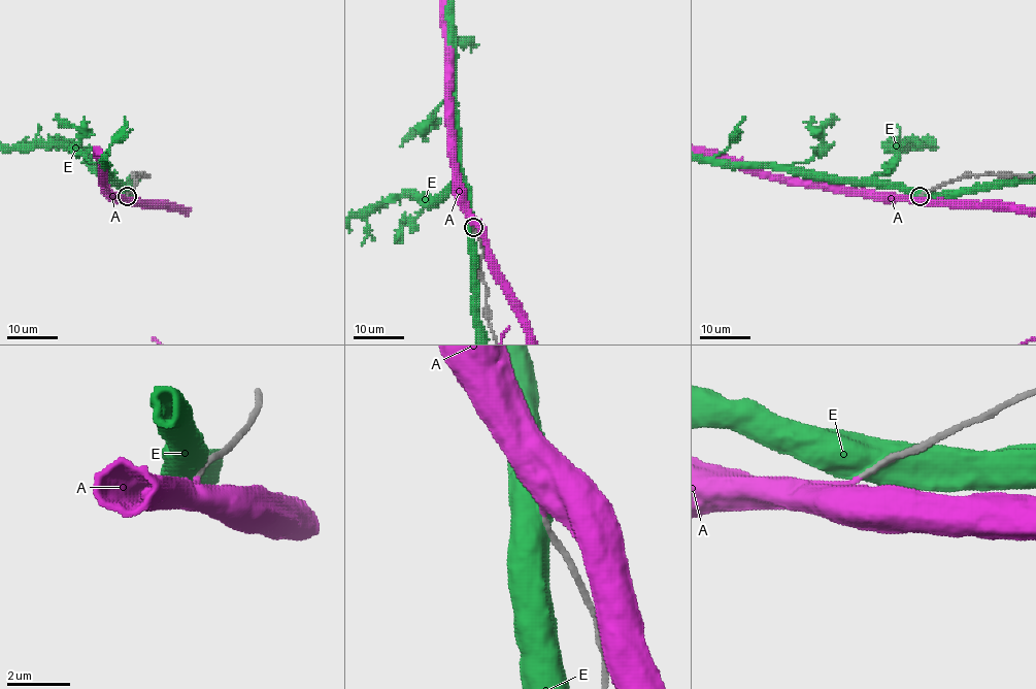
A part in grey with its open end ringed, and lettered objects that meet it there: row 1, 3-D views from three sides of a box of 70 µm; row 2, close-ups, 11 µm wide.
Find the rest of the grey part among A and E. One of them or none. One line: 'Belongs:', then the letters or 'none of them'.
Belongs: A

